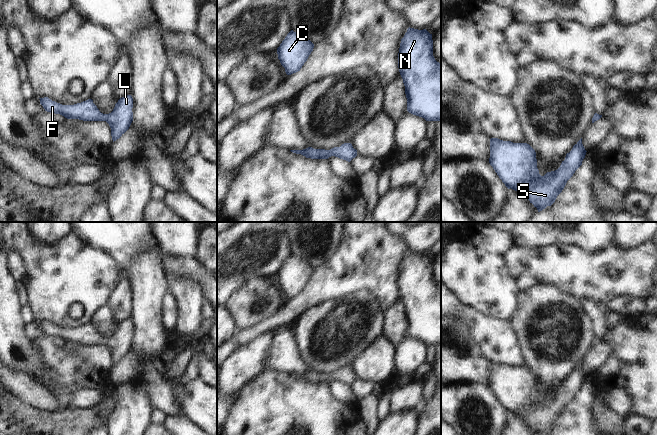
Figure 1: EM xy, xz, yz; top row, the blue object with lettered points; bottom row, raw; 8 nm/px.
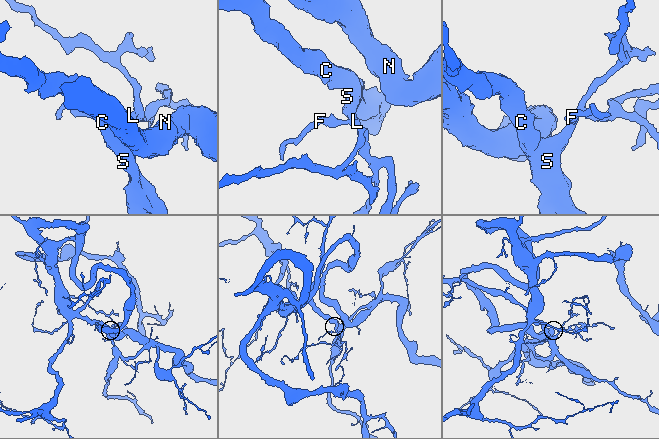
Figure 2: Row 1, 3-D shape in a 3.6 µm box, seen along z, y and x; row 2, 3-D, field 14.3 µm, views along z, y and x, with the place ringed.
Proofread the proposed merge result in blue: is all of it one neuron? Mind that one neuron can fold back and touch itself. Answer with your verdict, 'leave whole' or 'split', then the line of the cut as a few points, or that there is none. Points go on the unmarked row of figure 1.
leave whole; cut none

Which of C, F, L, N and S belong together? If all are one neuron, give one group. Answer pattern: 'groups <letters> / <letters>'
groups C F L N S

